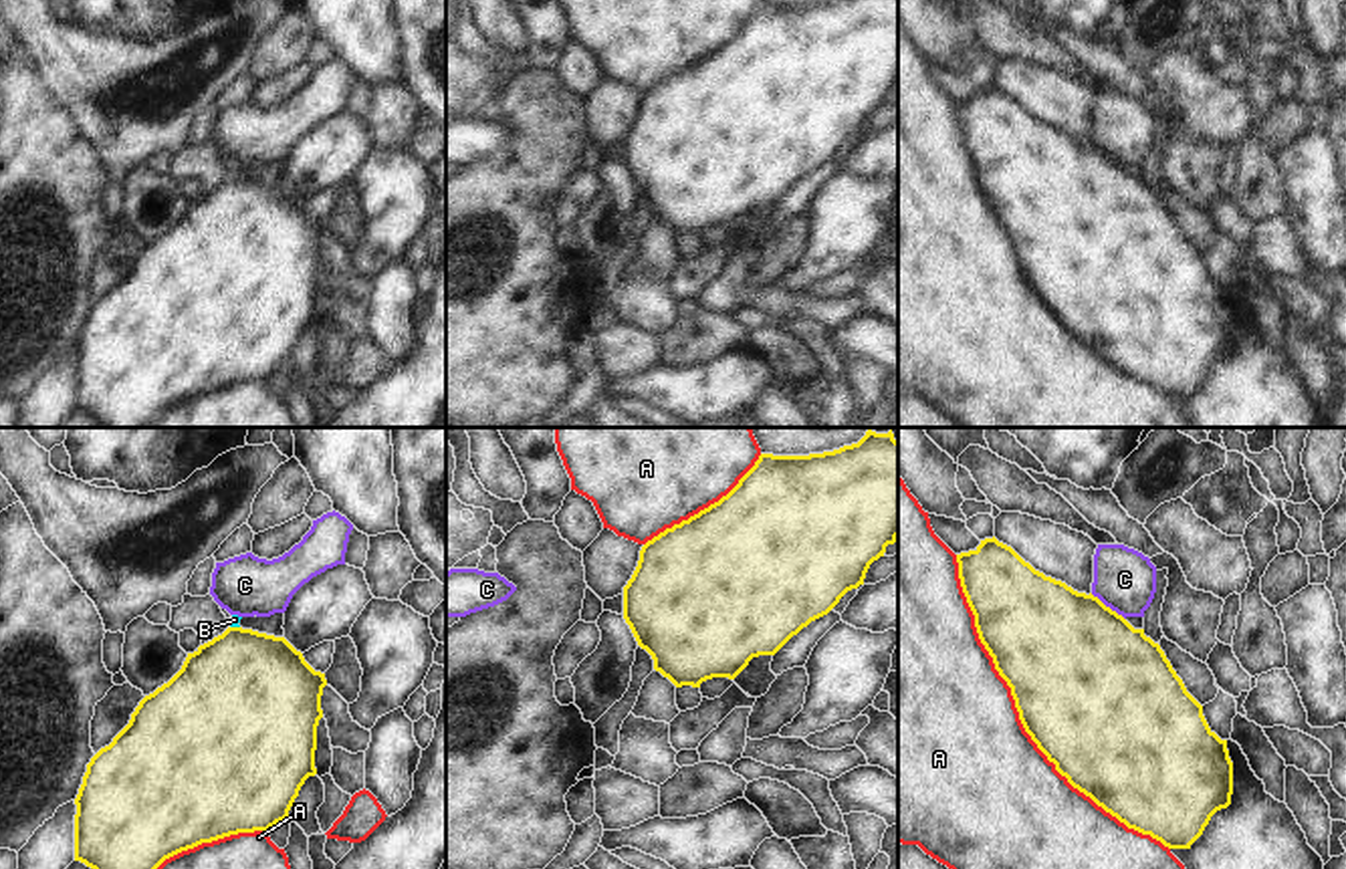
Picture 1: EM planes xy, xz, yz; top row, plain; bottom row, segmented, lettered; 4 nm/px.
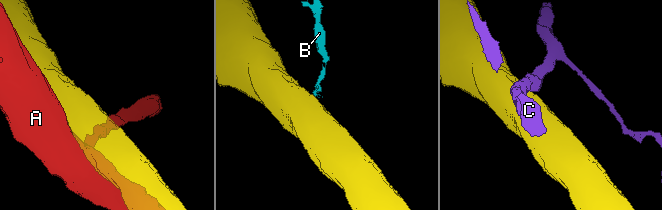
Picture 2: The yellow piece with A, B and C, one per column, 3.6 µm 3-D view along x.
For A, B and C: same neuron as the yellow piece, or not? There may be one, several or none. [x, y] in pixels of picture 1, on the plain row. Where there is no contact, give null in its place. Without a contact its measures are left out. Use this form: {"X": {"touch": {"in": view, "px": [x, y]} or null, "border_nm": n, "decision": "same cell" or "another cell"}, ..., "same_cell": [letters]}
{"A": {"touch": {"in": "yz", "px": [1020, 267]}, "border_nm": 1450, "decision": "another cell"}, "B": {"touch": {"in": "xy", "px": [235, 176]}, "border_nm": 40, "decision": "another cell"}, "C": {"touch": {"in": "yz", "px": [1108, 156]}, "border_nm": 180, "decision": "another cell"}, "same_cell": []}

